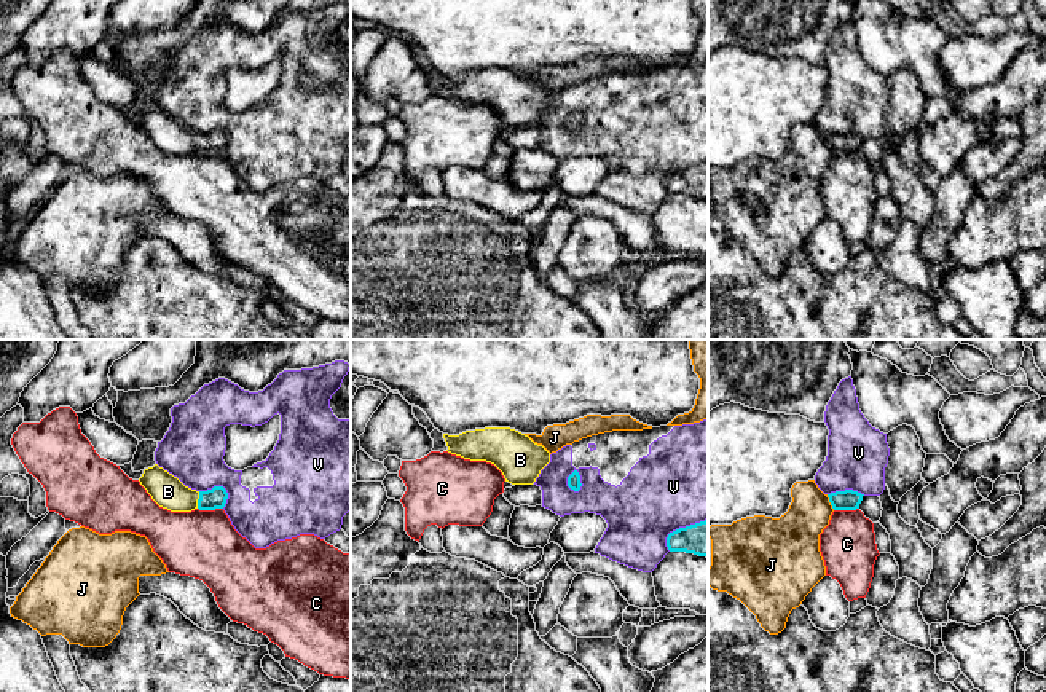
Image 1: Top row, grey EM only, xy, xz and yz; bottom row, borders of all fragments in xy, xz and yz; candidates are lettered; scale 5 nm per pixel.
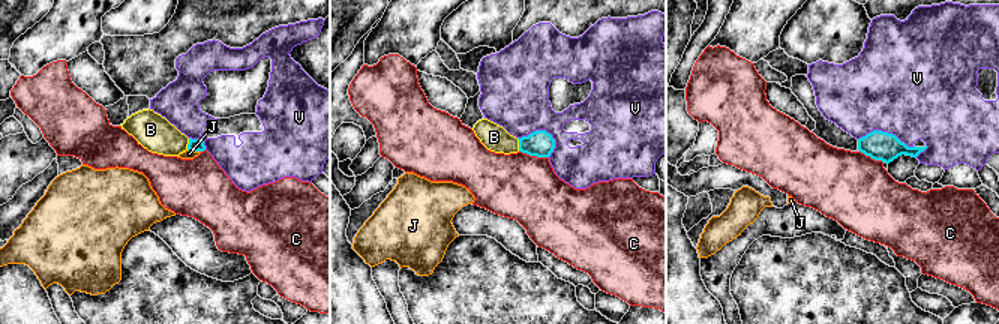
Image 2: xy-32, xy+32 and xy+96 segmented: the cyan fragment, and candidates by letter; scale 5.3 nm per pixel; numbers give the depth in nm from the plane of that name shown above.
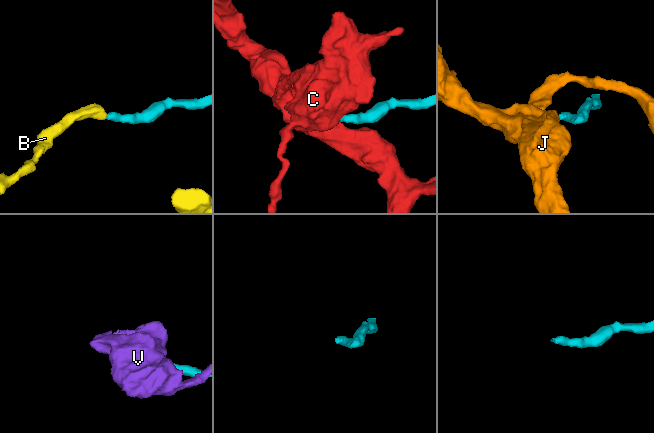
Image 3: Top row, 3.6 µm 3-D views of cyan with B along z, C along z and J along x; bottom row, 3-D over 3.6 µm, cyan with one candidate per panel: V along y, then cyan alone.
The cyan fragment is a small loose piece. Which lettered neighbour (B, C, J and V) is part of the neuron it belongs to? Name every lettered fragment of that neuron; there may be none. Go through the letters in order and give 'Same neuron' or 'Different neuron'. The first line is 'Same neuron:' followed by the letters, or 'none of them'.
Same neuron: B
B: Same neuron
C: Different neuron
J: Different neuron
V: Different neuron

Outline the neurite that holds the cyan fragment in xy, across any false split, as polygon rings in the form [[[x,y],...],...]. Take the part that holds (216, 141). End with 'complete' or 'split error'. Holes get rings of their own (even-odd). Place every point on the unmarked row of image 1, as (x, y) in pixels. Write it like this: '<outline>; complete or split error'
[[[158,107],[145,112],[139,124],[159,150],[171,155],[223,151],[228,142],[223,129],[207,134],[191,132]]]; split error

